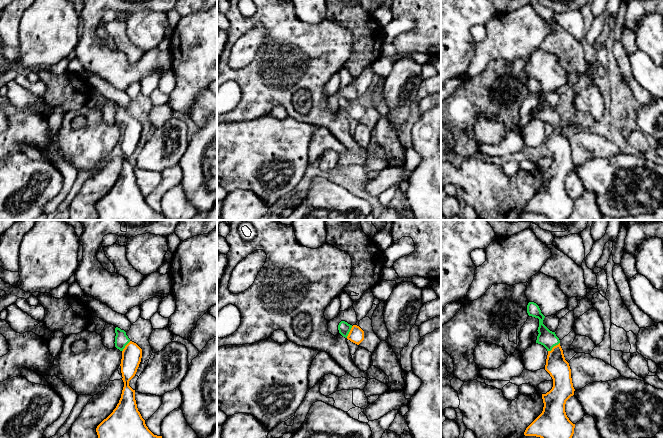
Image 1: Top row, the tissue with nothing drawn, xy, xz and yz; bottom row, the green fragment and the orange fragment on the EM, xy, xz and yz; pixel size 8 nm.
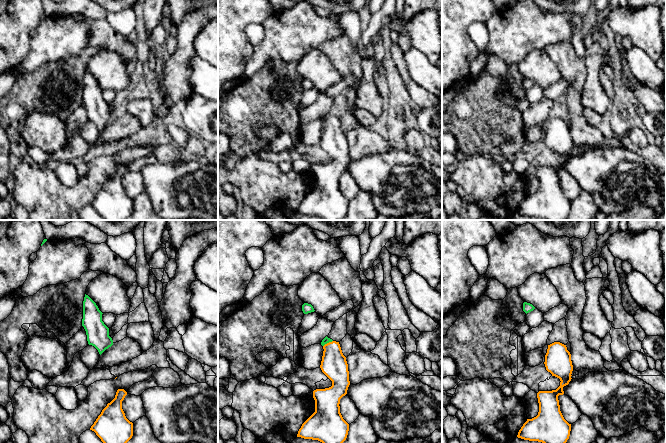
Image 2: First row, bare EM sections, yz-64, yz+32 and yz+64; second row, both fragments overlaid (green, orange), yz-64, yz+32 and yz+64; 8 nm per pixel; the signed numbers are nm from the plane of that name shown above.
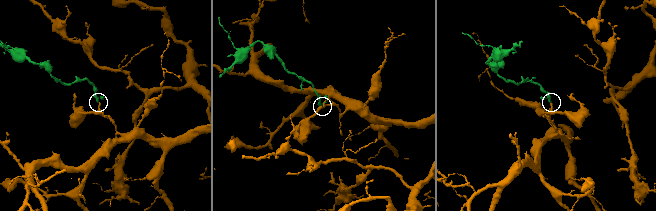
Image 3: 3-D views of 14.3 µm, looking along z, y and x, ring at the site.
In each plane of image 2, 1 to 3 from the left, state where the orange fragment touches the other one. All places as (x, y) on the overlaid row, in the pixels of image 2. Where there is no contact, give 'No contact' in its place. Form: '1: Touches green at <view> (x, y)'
1: No contact
2: Touches green at yz+32 (327, 342)
3: No contact

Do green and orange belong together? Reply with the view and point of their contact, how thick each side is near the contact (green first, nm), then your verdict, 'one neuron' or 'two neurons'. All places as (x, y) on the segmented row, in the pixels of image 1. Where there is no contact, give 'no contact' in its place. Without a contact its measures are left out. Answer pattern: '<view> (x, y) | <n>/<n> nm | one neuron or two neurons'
yz (553, 346) | 140/170 nm | one neuron

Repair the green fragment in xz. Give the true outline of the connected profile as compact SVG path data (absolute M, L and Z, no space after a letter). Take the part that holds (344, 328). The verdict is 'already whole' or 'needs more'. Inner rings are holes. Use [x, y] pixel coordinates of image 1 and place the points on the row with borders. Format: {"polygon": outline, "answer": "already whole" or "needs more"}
{"polygon": "M341 321L338 330L343 337L357 345L364 340L364 331L357 325L352 326L345 321Z", "answer": "needs more"}

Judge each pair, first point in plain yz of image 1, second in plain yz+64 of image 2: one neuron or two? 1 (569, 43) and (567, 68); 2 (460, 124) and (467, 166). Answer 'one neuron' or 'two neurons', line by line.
1: one neuron
2: two neurons

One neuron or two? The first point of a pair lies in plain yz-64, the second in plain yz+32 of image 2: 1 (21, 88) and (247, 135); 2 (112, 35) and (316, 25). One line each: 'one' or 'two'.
1: one
2: two

